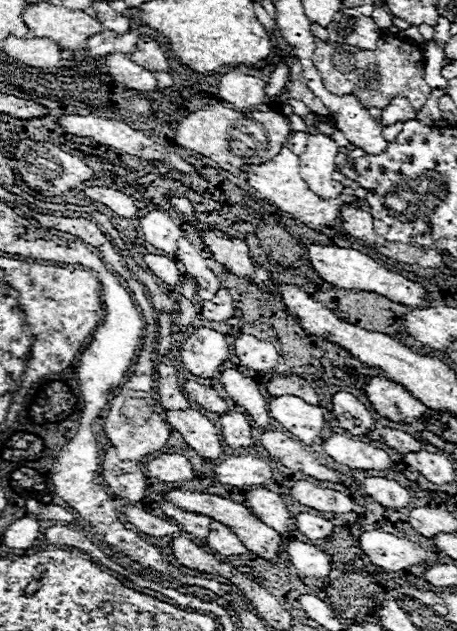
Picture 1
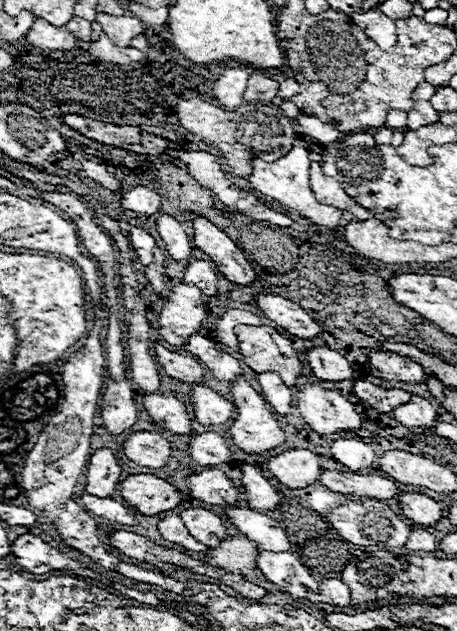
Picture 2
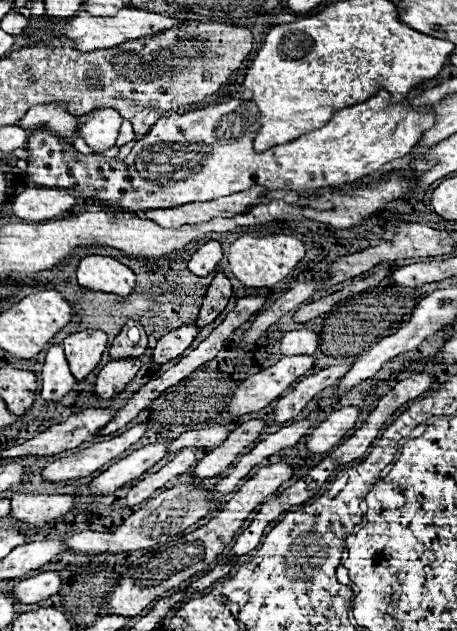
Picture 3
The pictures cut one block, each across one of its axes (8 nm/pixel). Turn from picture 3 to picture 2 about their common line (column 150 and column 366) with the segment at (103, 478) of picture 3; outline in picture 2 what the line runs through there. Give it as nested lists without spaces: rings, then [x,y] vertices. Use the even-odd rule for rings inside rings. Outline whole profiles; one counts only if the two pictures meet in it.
[[[338,438],[330,444],[330,450],[338,462],[352,468],[354,472],[368,468],[376,462],[376,454],[372,452],[370,444],[364,444],[358,438]]]

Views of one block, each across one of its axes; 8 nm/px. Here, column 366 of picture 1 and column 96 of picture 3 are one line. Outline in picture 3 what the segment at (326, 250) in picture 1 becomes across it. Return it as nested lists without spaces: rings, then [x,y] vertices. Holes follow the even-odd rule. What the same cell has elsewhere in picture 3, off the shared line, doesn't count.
[[[86,256],[78,264],[78,284],[94,290],[118,296],[130,296],[136,286],[136,274],[108,256]]]

